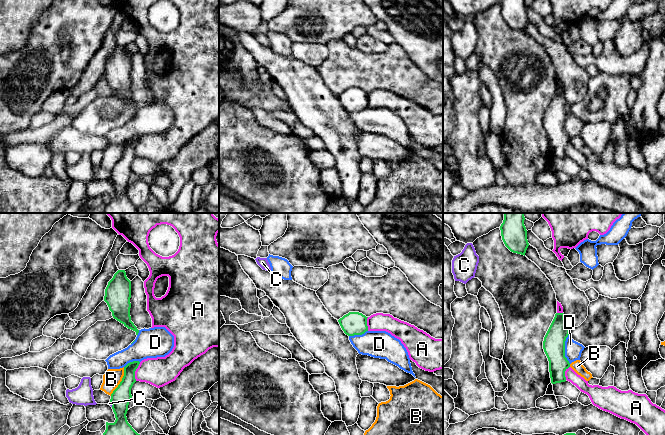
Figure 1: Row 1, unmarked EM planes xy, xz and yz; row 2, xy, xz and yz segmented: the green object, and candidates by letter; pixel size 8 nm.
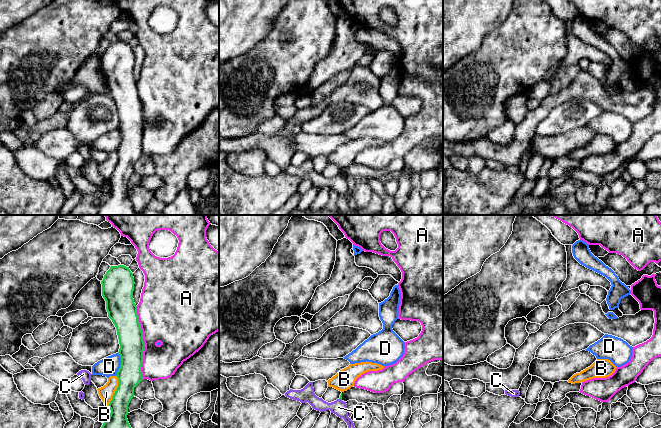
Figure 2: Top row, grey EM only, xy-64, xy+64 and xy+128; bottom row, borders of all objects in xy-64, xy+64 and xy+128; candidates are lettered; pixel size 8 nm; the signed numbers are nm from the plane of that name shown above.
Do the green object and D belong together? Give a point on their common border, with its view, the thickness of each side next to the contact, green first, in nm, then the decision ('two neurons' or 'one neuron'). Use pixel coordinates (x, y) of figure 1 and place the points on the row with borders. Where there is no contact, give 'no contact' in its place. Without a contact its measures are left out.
meets green in yz at (564, 349); 180 nm thick on the green side, 140 nm on the other; two neurons

